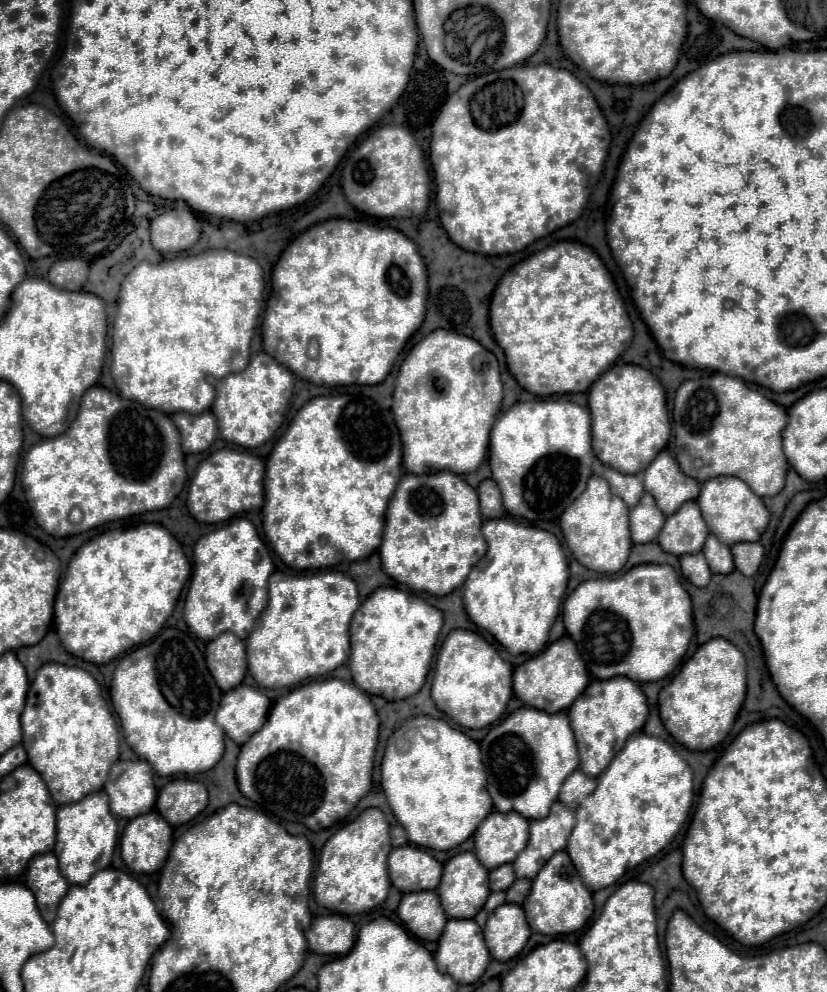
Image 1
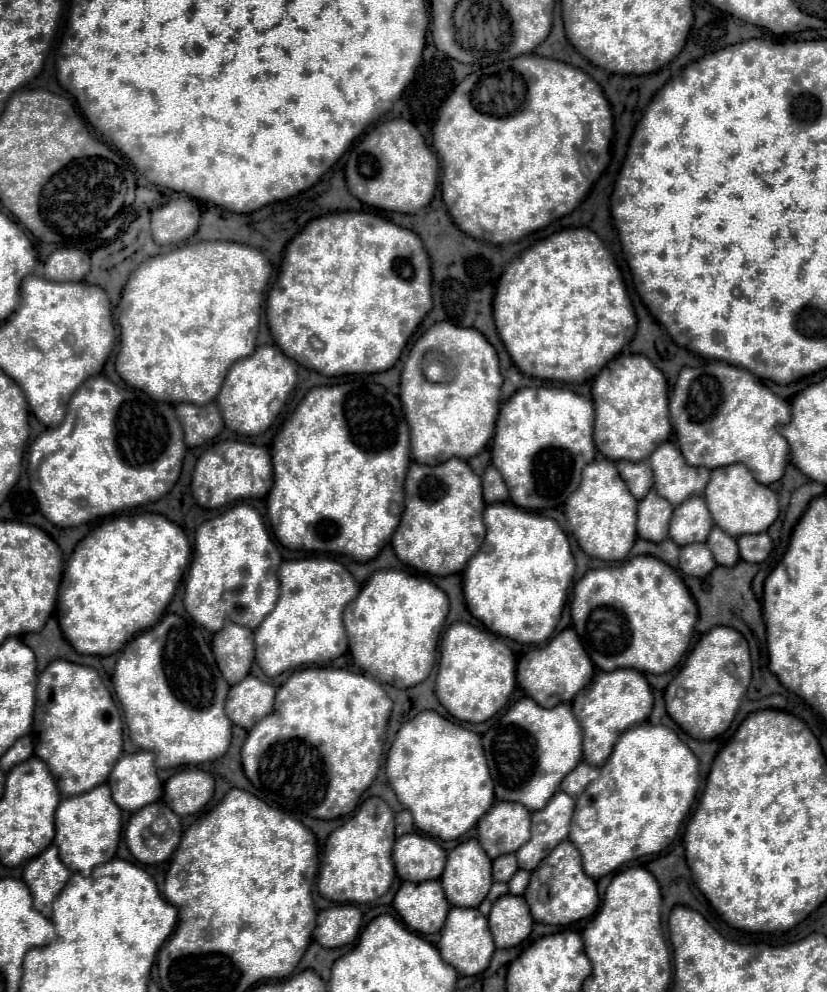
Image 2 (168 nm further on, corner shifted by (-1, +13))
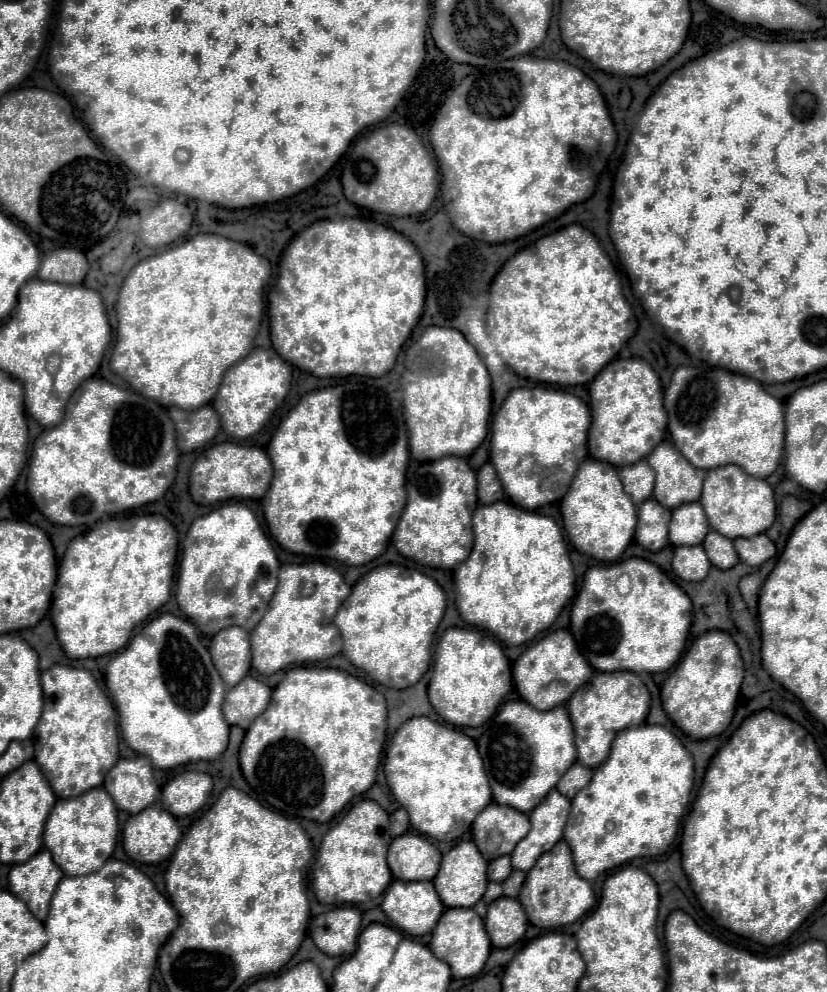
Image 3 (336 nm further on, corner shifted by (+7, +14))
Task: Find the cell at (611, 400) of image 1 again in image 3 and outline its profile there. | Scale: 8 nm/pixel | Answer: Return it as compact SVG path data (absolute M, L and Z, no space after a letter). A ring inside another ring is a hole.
M615 358L591 382L591 416L589 454L595 460L613 466L635 464L663 440L667 428L667 412L663 408L663 390L659 376L649 362L639 358Z

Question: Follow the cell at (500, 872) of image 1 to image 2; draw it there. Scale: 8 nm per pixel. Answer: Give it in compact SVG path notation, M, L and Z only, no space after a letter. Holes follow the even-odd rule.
M513 853L501 855L493 861L493 879L495 881L509 881L517 869L519 867L517 867L517 859Z

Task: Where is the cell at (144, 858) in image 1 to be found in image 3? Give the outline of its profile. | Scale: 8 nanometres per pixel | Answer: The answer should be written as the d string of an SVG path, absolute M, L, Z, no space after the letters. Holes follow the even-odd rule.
M157 804L141 810L137 816L131 816L123 828L123 848L131 860L141 864L157 864L167 860L173 854L179 838L181 838L181 828L175 816Z

